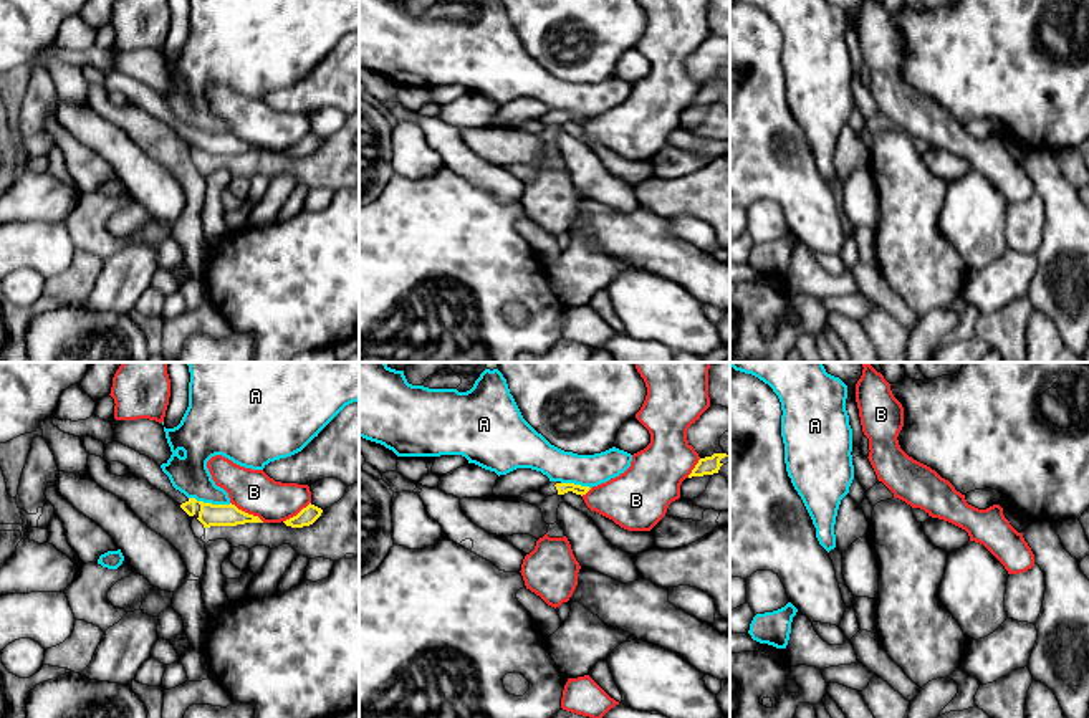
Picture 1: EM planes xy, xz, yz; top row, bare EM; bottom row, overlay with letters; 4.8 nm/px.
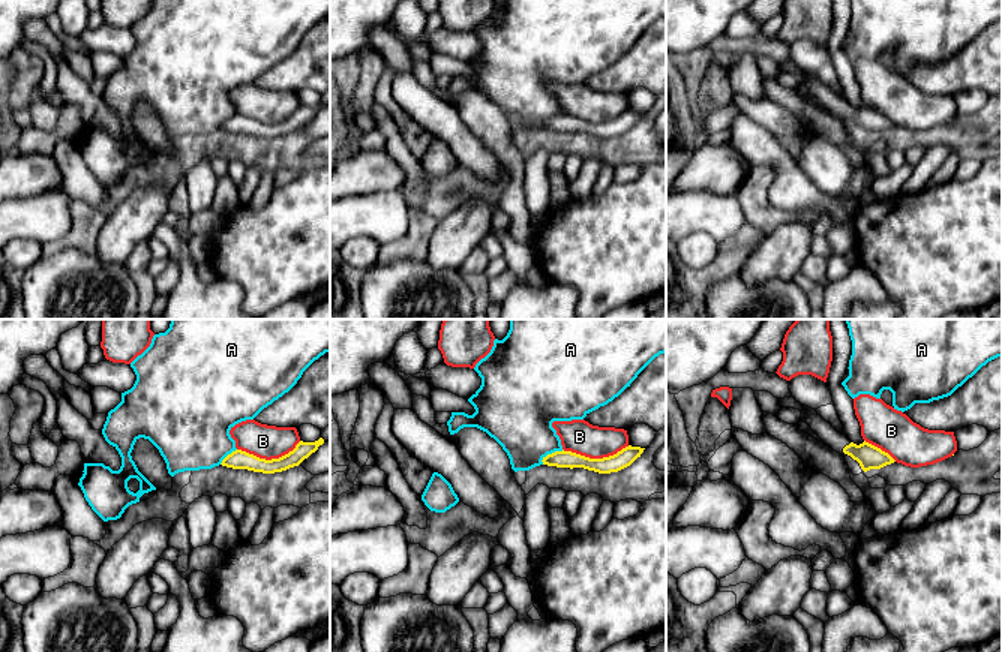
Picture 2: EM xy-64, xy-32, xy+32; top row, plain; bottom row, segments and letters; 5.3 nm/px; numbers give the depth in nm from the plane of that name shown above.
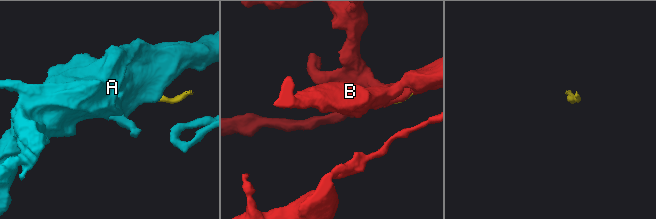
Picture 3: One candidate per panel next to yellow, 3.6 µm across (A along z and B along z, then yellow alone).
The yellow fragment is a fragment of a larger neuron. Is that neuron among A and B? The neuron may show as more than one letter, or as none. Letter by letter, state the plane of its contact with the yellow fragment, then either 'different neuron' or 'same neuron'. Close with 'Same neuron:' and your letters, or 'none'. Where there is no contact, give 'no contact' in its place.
A: xy | different neuron
B: xy | different neuron
Same neuron: none

